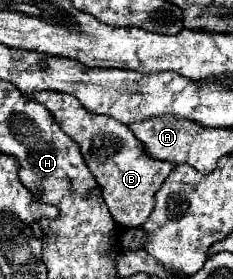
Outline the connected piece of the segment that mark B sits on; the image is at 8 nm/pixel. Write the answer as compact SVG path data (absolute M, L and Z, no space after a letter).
M42 91L42 93L30 93L26 97L42 103L52 113L60 129L80 145L82 157L90 167L90 171L94 173L98 185L102 187L102 197L114 221L124 227L142 225L154 207L154 193L158 191L158 187L164 183L164 179L172 173L176 165L150 159L142 151L142 145L138 145L138 139L134 137L134 133L130 133L130 129L124 123L108 115L96 115L86 111L74 95Z

